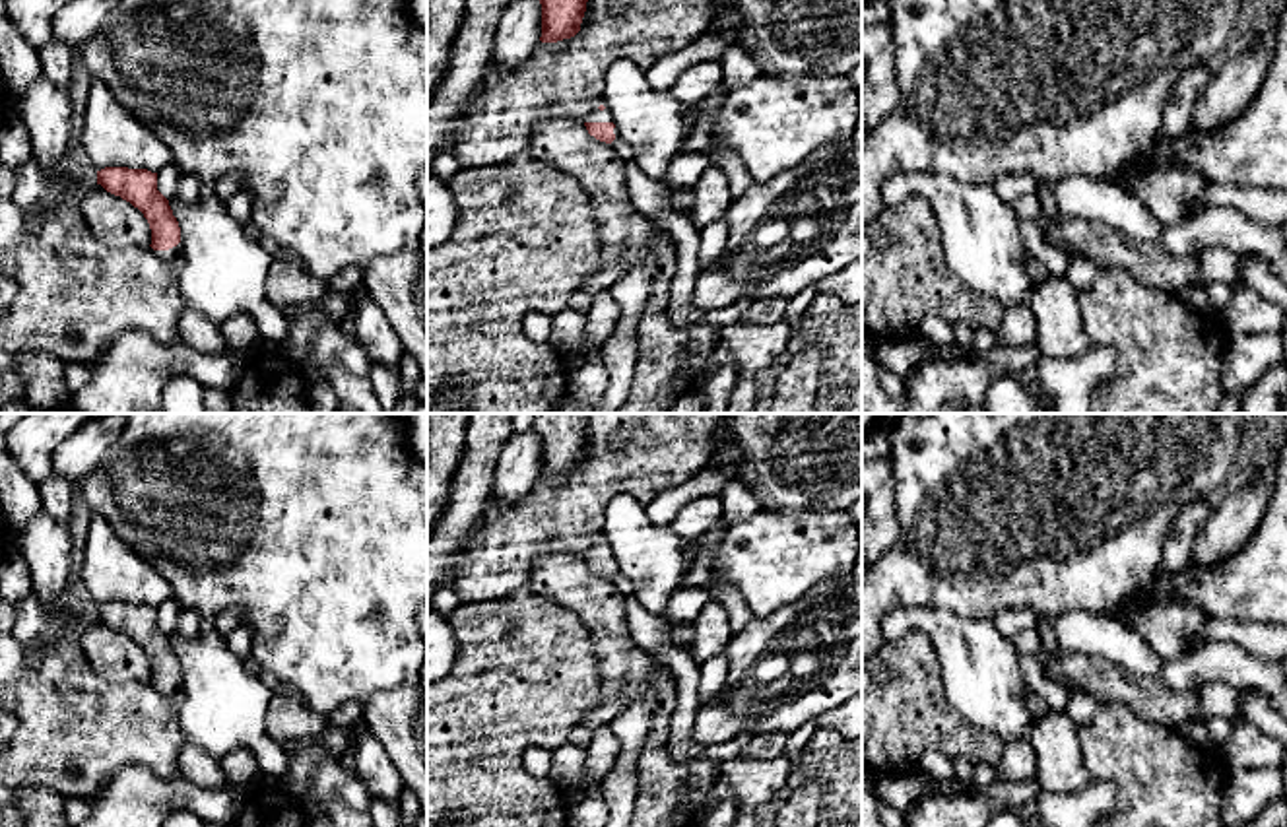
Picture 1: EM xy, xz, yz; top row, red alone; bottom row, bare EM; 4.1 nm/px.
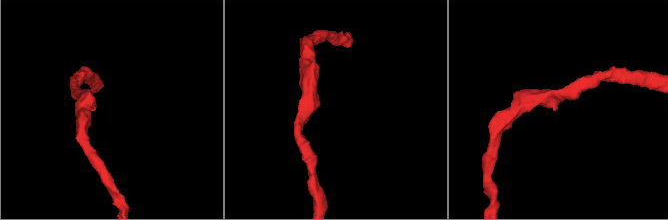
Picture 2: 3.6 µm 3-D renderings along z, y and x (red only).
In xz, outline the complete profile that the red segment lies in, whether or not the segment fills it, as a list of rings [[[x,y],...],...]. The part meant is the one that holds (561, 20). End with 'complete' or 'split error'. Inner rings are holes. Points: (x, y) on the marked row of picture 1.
[[[540,0],[542,43],[571,39],[580,31],[588,0]]] | complete

